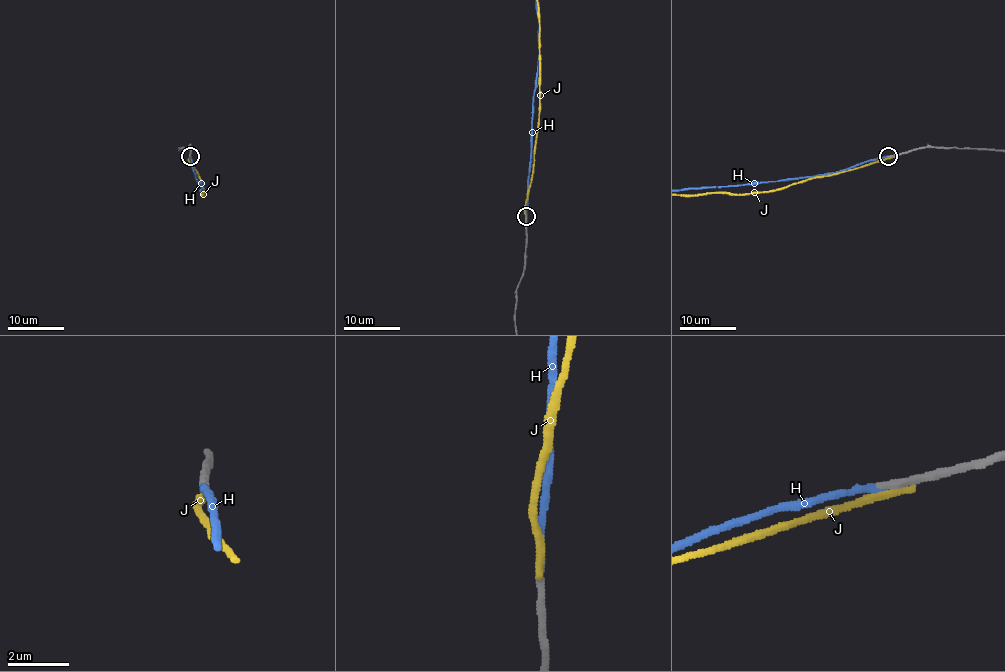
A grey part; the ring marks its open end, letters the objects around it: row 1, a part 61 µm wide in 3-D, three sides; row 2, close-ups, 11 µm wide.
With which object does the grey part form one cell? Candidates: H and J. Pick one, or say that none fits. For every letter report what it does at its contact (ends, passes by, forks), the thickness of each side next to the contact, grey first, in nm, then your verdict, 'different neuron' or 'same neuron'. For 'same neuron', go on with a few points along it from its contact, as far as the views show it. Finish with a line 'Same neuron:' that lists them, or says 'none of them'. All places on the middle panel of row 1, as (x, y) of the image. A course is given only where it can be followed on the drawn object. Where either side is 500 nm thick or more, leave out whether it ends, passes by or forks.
H: it ends there; 280 nm thick on the grey side, 240 nm on the other; same neuron
J: it ends there; 320 nm thick on the grey side, 280 nm on the other; different neuron
Same neuron: H

